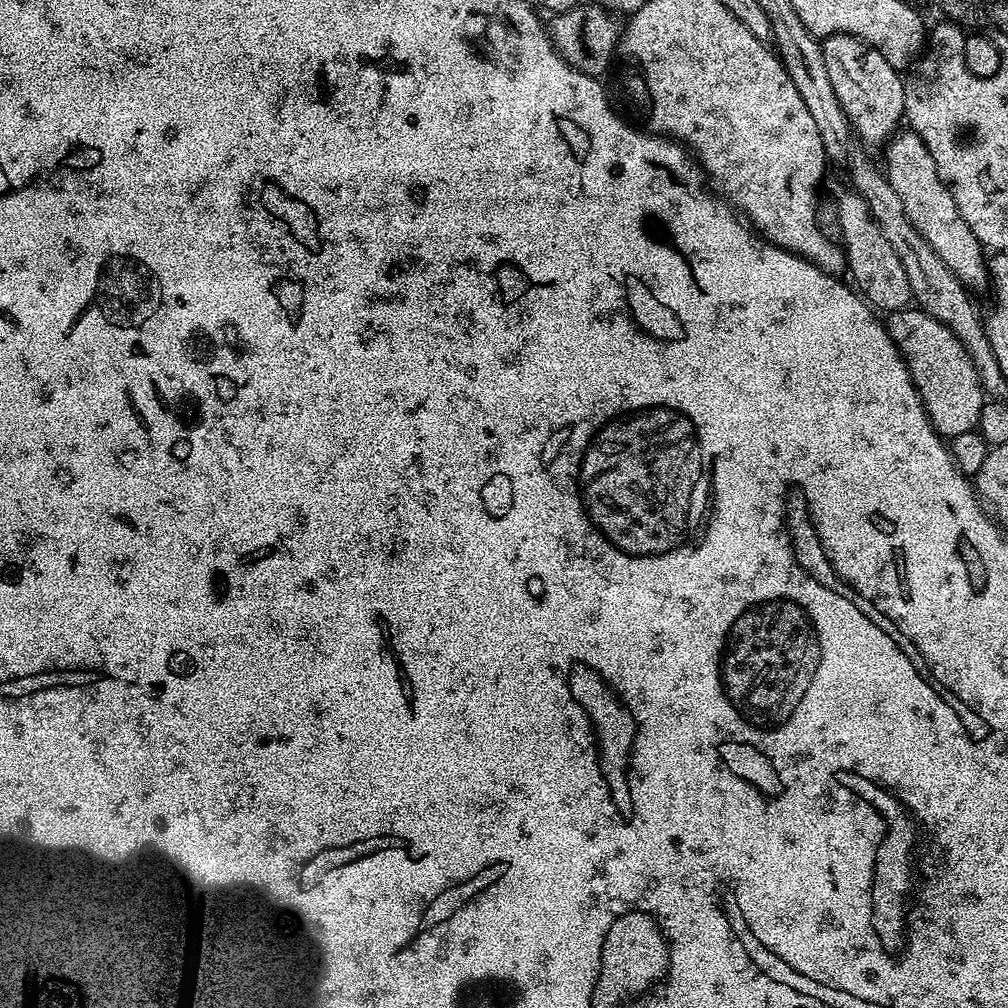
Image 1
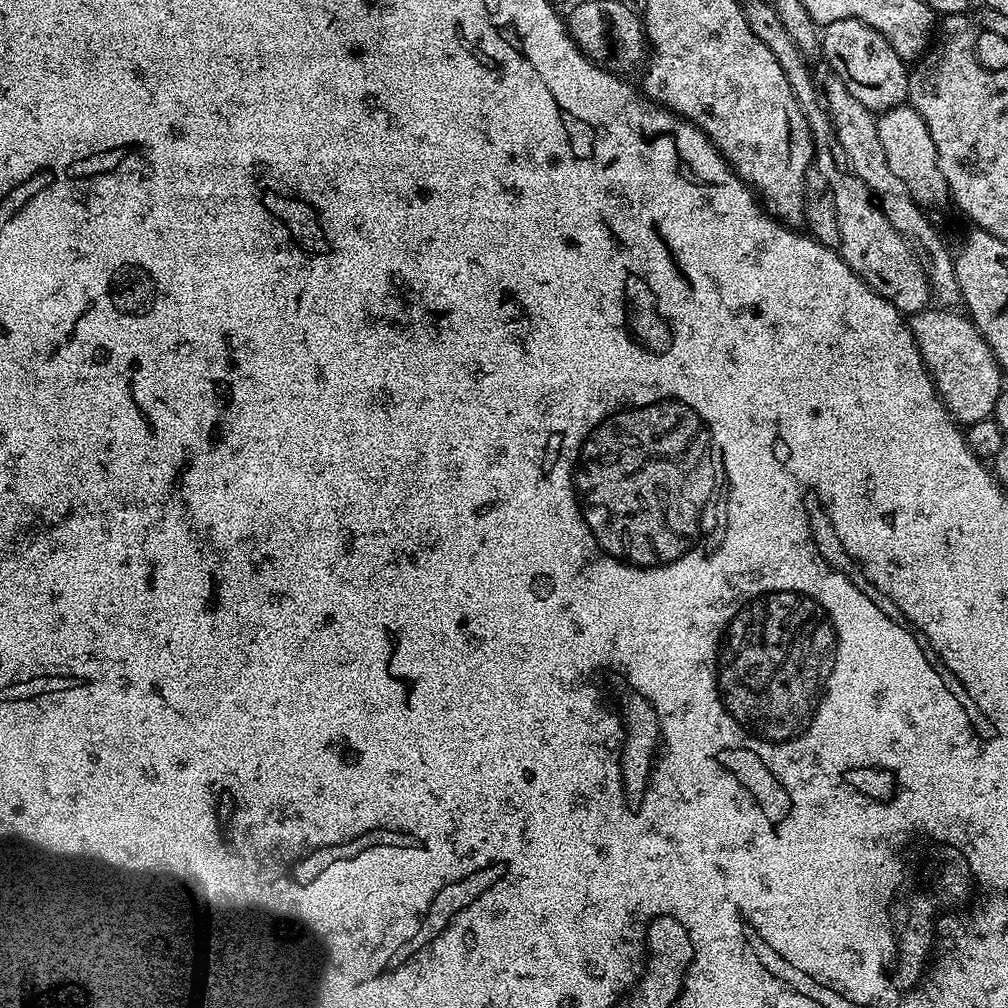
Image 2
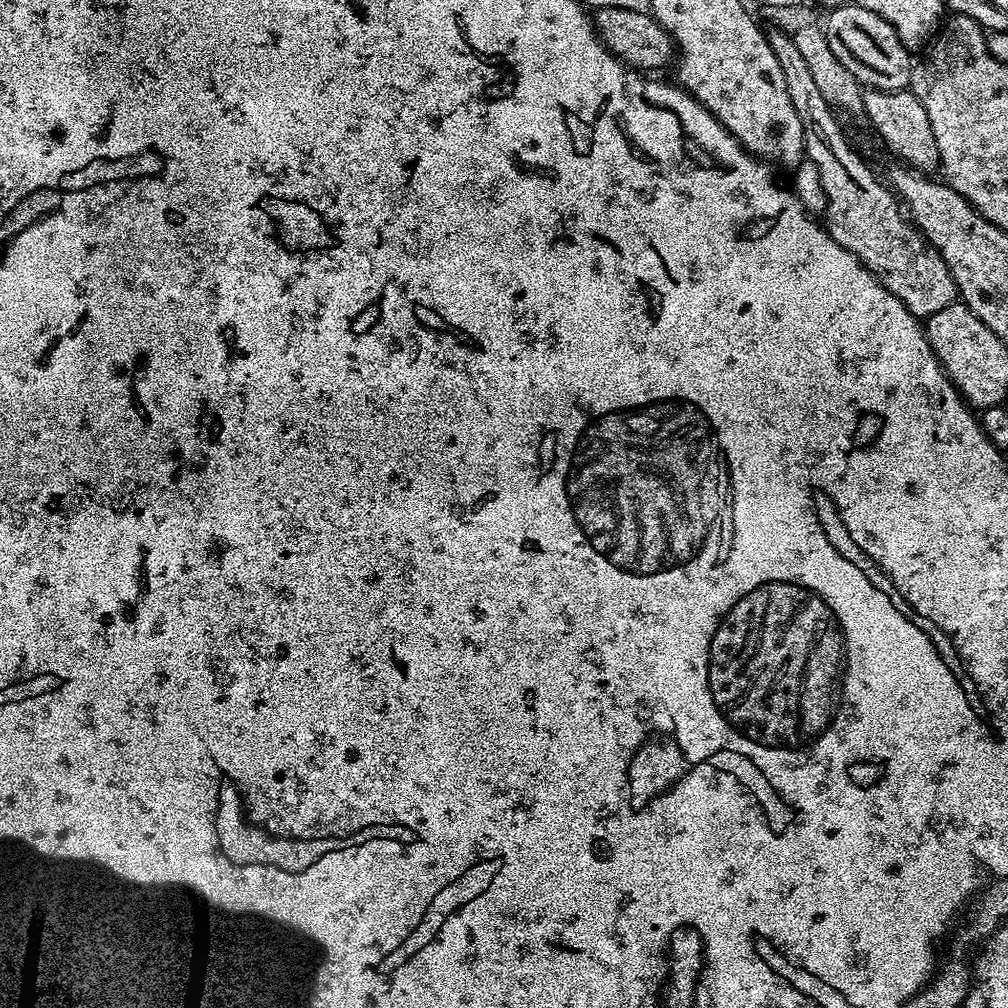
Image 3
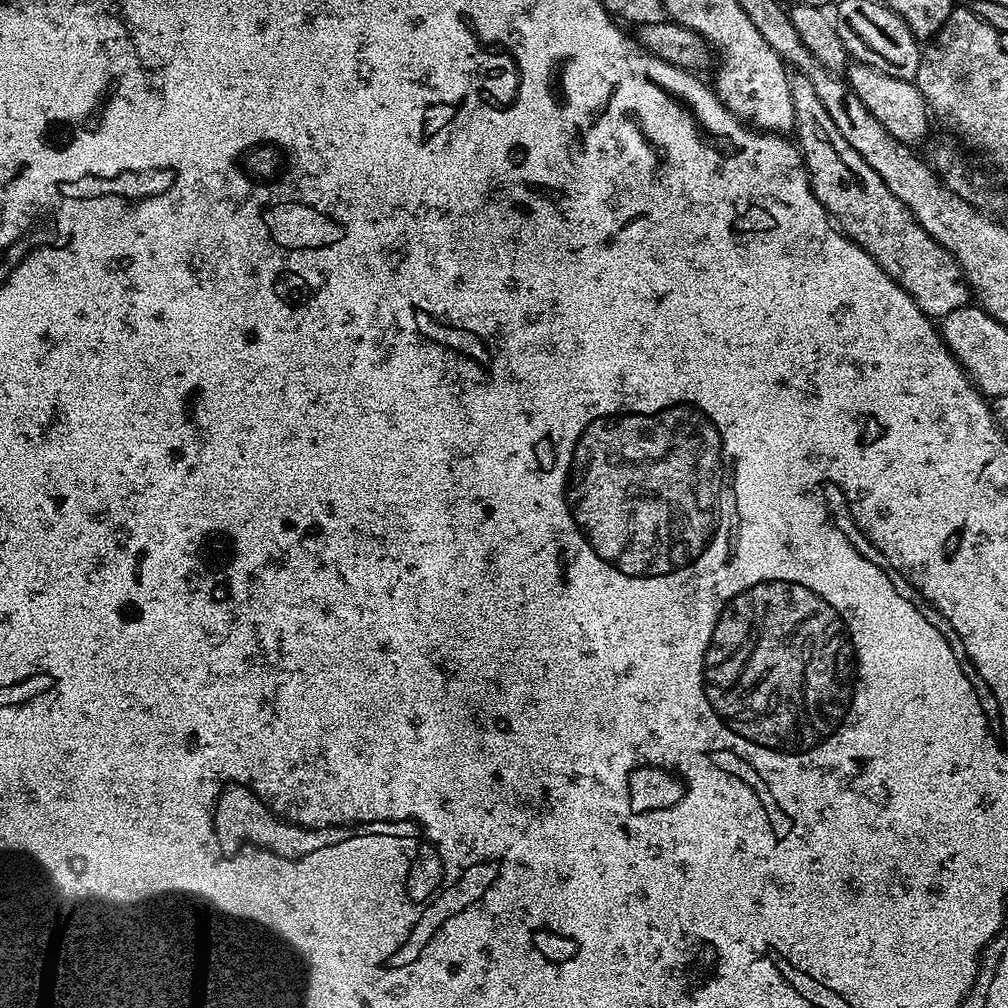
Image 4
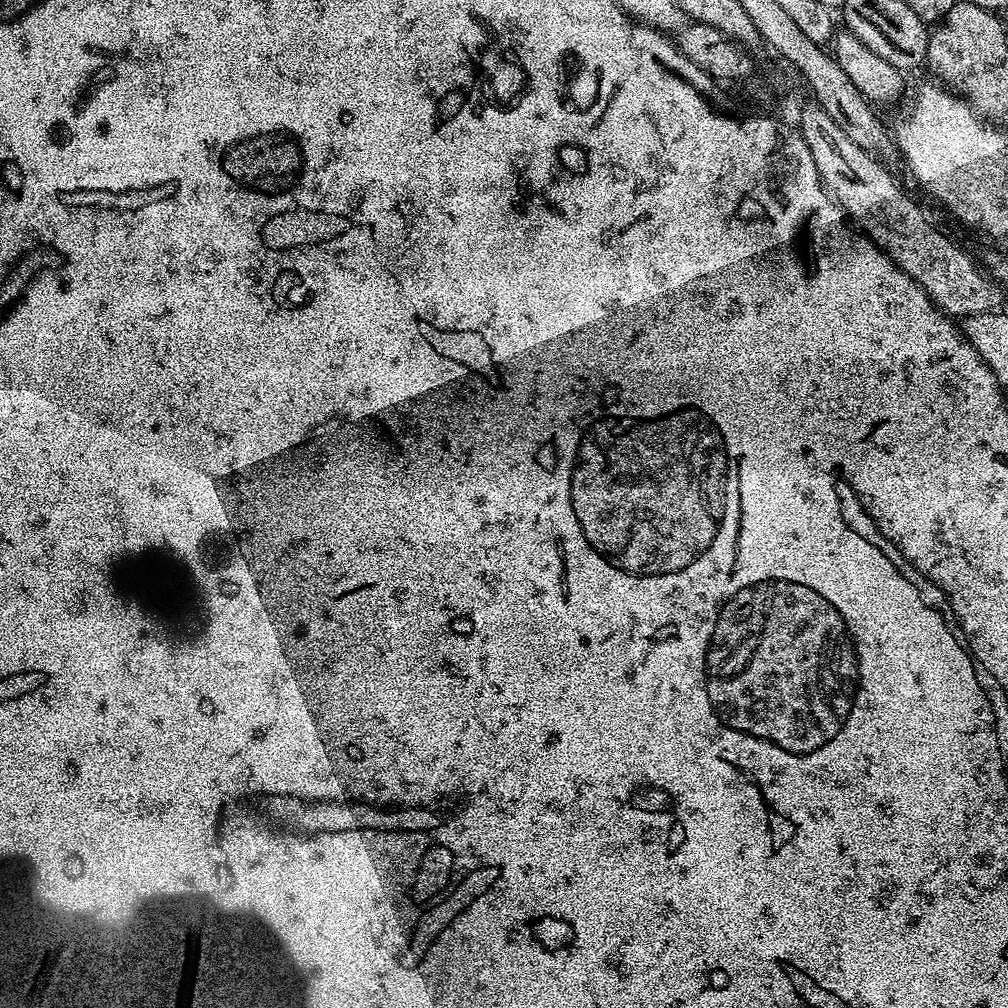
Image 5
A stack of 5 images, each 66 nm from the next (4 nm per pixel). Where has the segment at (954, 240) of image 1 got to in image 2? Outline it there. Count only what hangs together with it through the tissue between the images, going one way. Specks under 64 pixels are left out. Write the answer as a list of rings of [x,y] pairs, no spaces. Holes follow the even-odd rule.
[[[901,106],[886,110],[876,116],[876,129],[878,138],[886,150],[886,162],[890,162],[890,170],[894,170],[897,178],[902,178],[910,190],[910,194],[916,198],[917,204],[940,204],[949,199],[946,178],[942,178],[938,166],[938,150],[934,150],[934,142],[930,138],[930,130],[917,116],[910,106]]]

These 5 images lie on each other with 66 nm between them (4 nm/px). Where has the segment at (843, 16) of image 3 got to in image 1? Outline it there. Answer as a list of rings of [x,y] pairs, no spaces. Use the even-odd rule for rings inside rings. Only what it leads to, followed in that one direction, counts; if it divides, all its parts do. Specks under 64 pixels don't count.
[[[838,32],[835,36],[823,37],[822,45],[826,68],[838,102],[848,116],[848,123],[868,144],[887,145],[898,125],[904,120],[905,77],[874,46],[859,36],[847,36]]]

